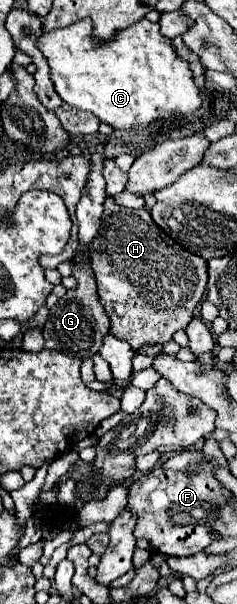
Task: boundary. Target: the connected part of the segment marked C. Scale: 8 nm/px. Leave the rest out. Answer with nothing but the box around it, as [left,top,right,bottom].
[39,19,203,131]

